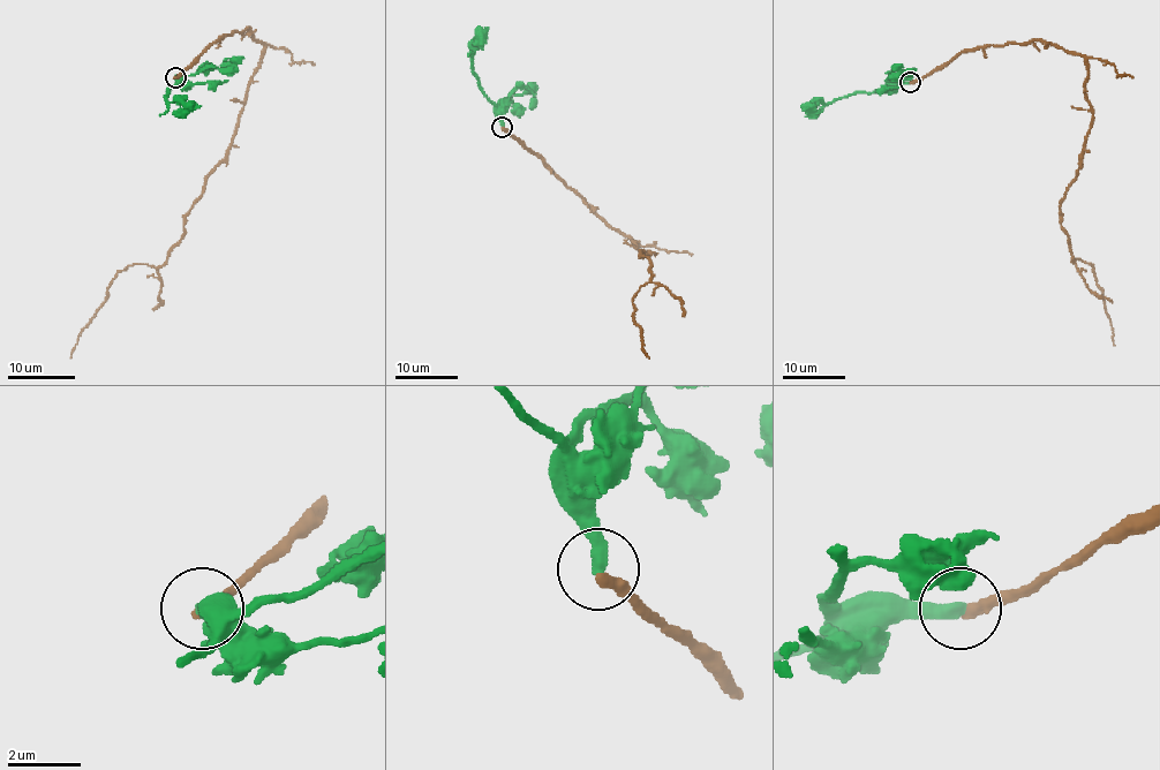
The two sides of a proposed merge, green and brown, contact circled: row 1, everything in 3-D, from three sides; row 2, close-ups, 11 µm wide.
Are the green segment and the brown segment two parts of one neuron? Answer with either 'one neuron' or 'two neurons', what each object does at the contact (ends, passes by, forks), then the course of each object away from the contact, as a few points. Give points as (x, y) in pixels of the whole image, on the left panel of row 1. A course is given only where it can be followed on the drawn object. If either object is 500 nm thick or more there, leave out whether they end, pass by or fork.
two neurons; green ends there; brown ends there; green runs (175, 76), (180, 76), (165, 97), (167, 102), (179, 100), (187, 107), (182, 108); brown runs (175, 76), (226, 35), (248, 28), (264, 46), (228, 153), (181, 239), (160, 265), (117, 273), (70, 357)

